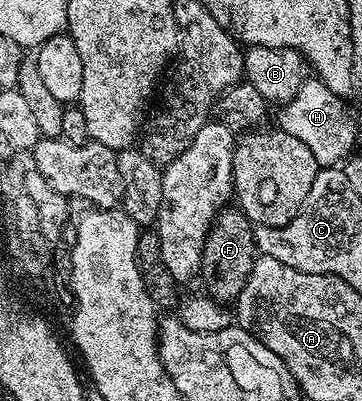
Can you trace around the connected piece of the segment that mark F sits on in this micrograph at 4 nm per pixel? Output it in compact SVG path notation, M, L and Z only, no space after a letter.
M228 206L215 216L202 247L200 279L204 280L206 293L222 304L234 303L244 289L257 259L255 226L237 206Z

